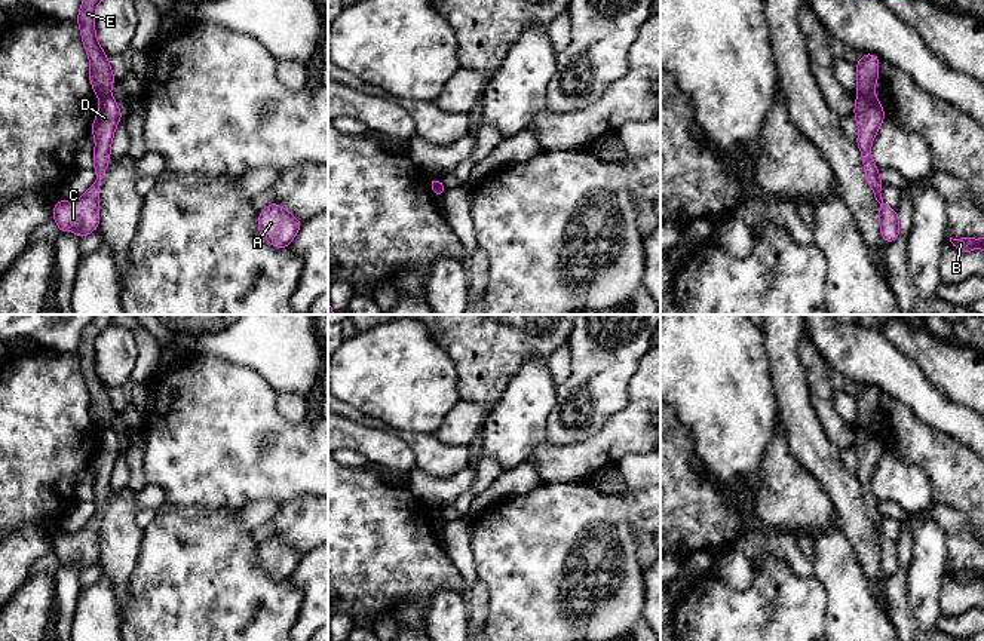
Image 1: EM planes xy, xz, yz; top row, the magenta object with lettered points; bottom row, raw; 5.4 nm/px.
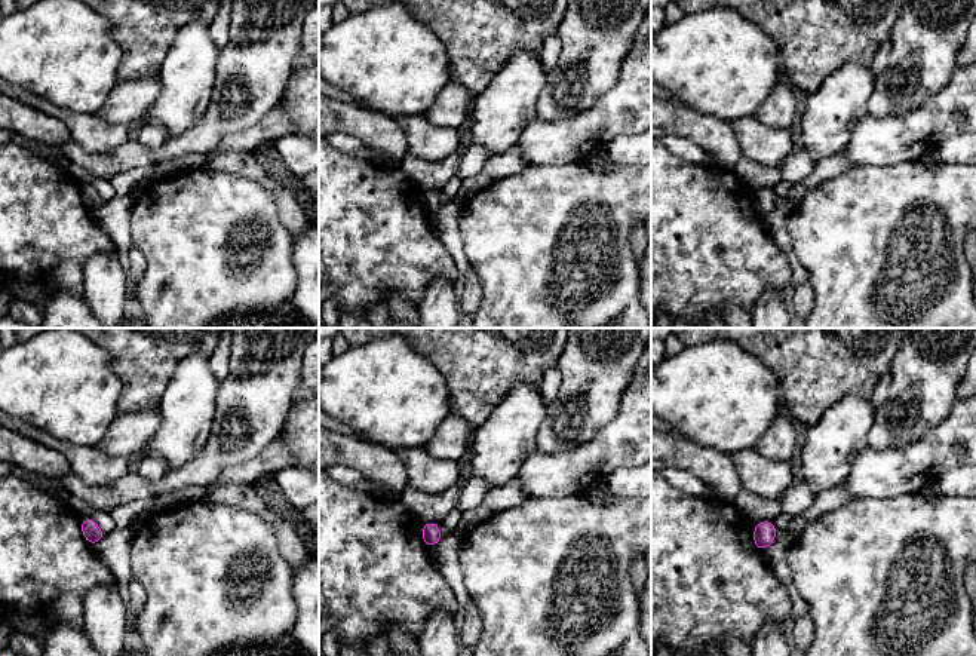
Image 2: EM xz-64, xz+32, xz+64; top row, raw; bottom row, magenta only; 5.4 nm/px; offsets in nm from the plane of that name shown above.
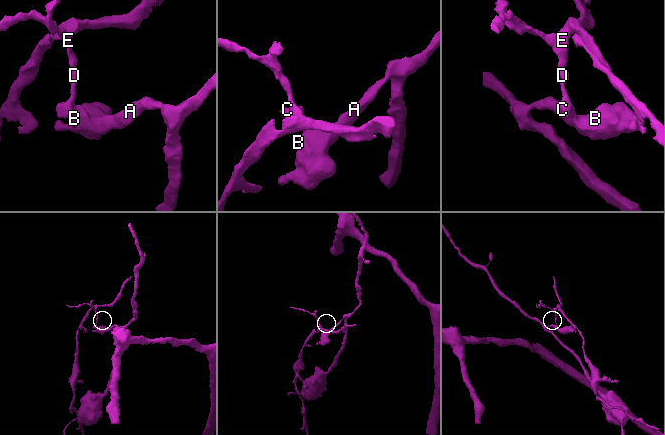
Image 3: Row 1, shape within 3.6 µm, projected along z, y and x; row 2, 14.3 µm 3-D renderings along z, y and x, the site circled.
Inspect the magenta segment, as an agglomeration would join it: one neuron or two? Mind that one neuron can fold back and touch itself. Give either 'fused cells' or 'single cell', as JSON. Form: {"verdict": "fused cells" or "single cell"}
{"verdict": "fused cells"}

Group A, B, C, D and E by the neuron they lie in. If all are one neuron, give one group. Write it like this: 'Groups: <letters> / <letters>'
Groups: A B C D / E

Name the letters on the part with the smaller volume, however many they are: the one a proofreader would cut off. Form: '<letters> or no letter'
E

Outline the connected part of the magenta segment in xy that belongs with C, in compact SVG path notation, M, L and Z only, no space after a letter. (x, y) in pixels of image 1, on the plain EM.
M113 429L99 430L99 442L91 458L95 469L94 502L96 512L80 531L73 534L59 531L55 536L52 550L59 565L73 562L79 571L83 571L99 561L99 515L111 490L110 479L122 448L123 445Z

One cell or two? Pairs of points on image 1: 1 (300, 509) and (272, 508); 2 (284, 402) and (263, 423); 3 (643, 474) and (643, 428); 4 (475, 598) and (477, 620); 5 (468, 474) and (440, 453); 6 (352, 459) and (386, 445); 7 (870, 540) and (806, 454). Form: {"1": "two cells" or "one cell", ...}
{"1": "two cells", "2": "two cells", "3": "two cells", "4": "one cell", "5": "two cells", "6": "two cells", "7": "one cell"}

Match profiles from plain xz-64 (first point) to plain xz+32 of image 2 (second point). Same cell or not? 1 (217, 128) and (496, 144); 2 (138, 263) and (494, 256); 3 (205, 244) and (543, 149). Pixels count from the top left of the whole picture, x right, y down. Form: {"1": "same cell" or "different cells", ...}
{"1": "different cells", "2": "different cells", "3": "different cells"}

